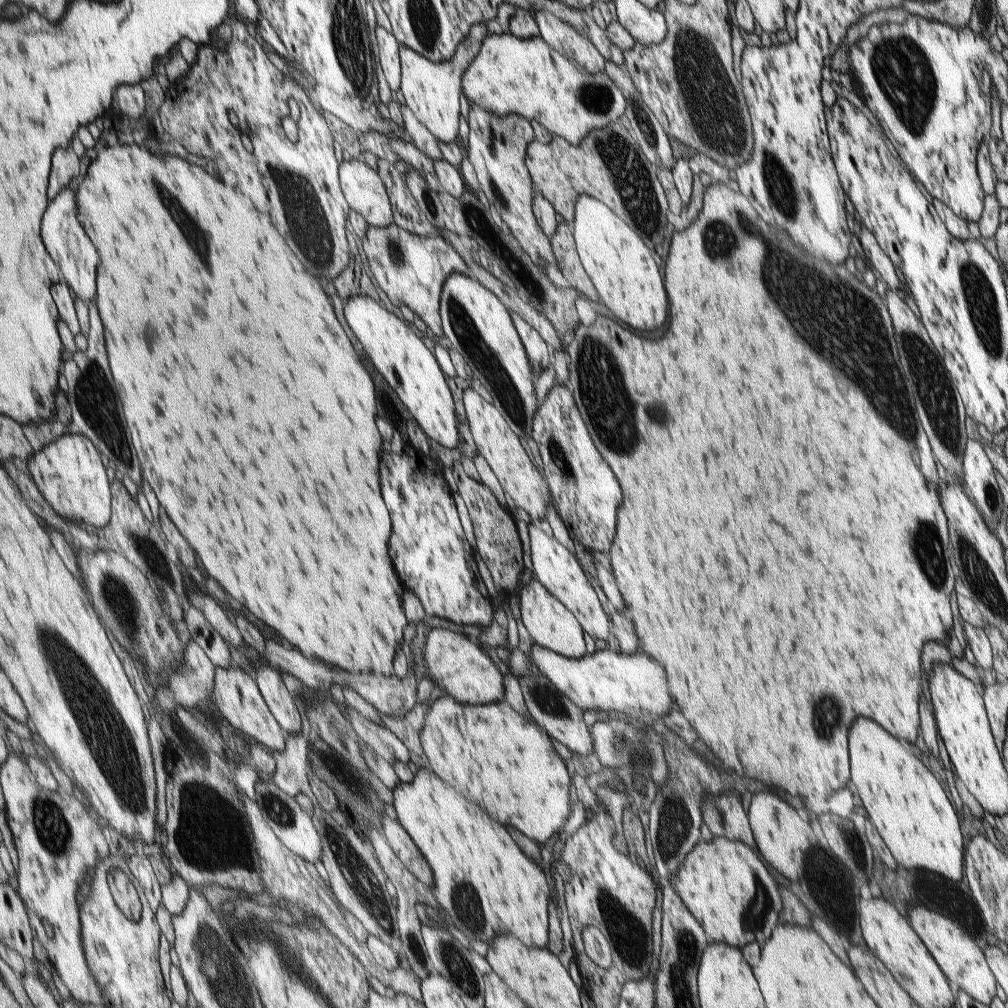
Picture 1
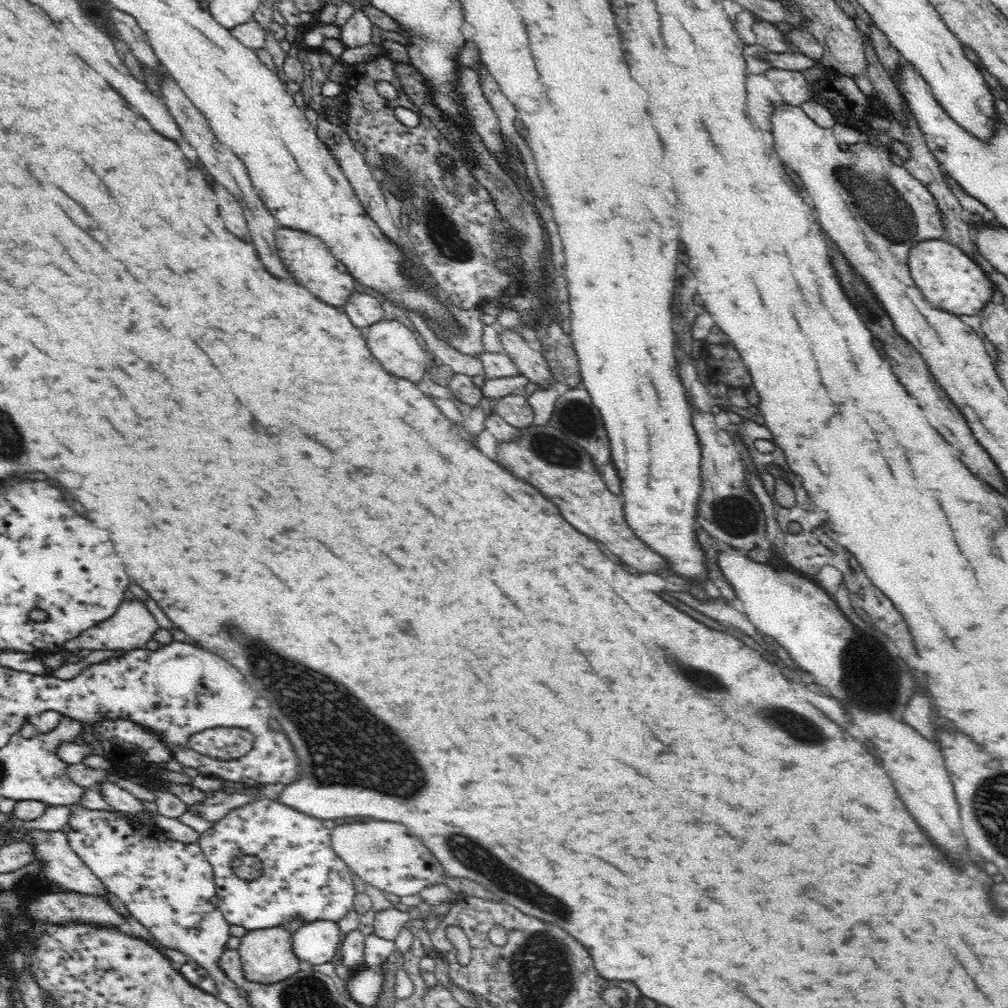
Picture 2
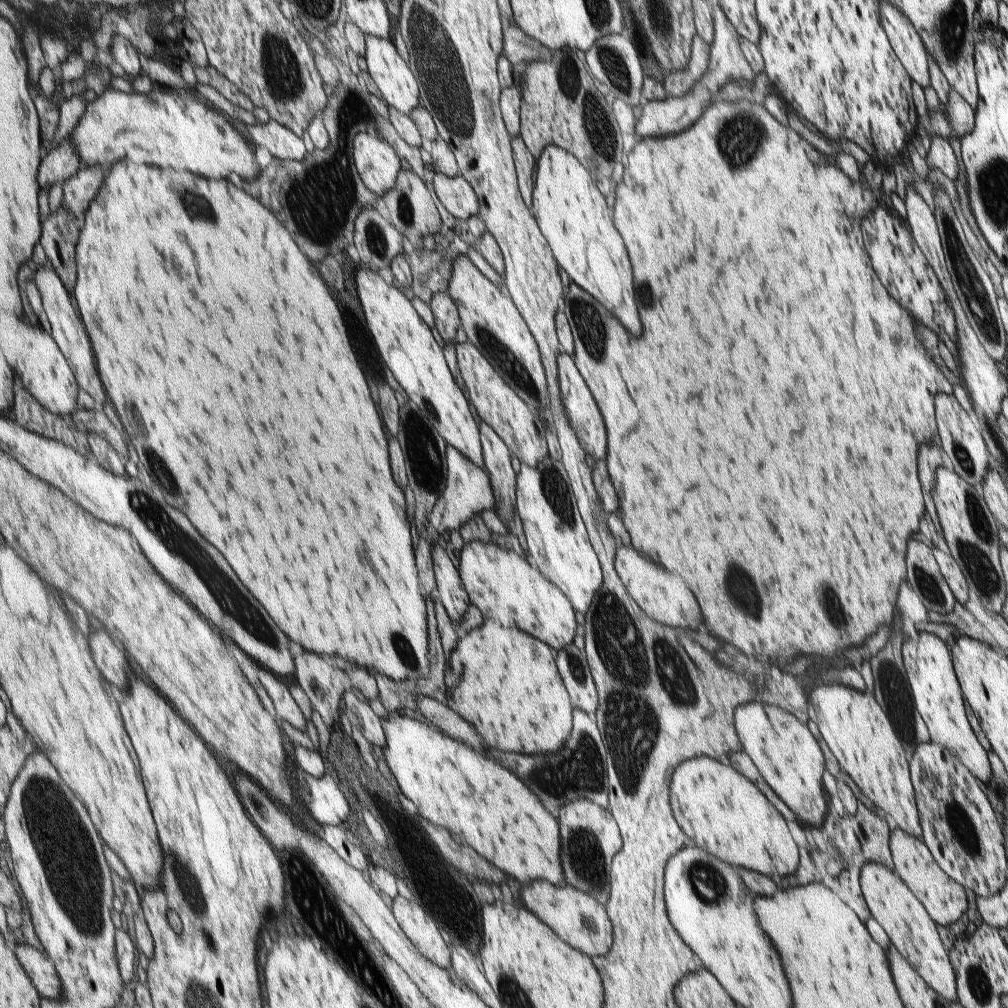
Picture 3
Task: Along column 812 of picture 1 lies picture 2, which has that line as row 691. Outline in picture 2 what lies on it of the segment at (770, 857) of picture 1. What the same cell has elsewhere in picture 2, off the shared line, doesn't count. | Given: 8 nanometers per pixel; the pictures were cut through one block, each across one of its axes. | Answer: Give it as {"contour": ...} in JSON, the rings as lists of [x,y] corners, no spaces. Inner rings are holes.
{"contour":[[[726,545],[724,552],[716,556],[718,568],[722,577],[726,577],[726,582],[732,585],[734,593],[738,594],[738,600],[756,630],[772,636],[778,644],[782,644],[794,662],[812,676],[814,683],[826,686],[838,696],[838,700],[846,704],[850,722],[868,736],[867,744],[880,756],[880,762],[888,770],[898,794],[918,824],[926,830],[926,834],[934,842],[940,842],[940,846],[948,846],[952,854],[964,854],[964,858],[984,866],[982,856],[974,854],[964,842],[964,834],[960,834],[958,801],[938,745],[924,738],[911,726],[892,720],[886,710],[864,710],[846,700],[842,690],[842,654],[854,636],[854,628],[836,605],[835,599],[805,575],[796,576],[795,570],[788,572],[782,568],[758,564],[757,561],[752,562],[742,556],[742,551],[726,548]]]}

